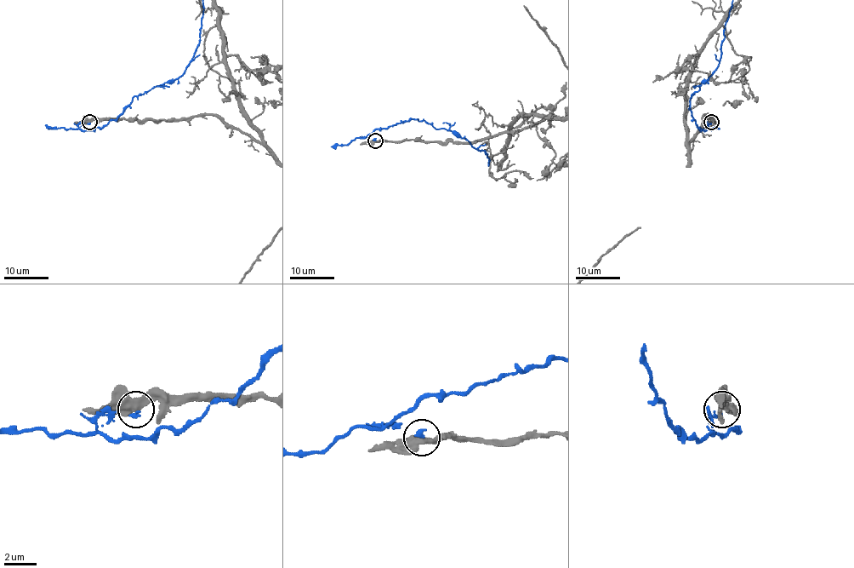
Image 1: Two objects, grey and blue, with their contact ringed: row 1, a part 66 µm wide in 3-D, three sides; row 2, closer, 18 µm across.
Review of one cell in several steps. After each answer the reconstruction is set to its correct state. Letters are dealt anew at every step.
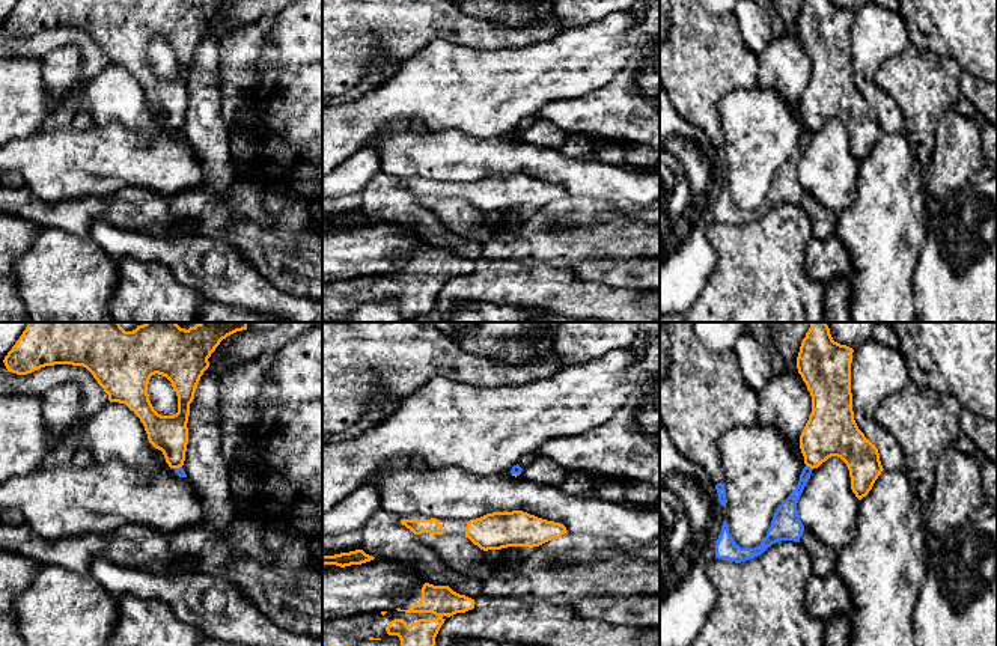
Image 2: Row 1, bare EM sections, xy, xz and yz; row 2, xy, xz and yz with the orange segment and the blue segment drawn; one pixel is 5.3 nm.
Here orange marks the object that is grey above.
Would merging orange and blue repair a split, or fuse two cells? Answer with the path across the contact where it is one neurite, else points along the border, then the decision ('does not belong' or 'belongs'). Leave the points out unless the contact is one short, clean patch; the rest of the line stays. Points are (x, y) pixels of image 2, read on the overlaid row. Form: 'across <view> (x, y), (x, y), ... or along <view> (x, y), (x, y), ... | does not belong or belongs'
along yz (806, 464), (812, 469) | does not belong

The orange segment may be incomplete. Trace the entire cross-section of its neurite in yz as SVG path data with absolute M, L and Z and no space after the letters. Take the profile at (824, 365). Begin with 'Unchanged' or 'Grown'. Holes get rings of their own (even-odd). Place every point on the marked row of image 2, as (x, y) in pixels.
Unchanged. M812 322L801 342L797 369L812 396L812 413L800 435L807 467L840 458L858 500L884 470L880 453L858 429L852 411L851 363L854 349L833 340L825 322Z

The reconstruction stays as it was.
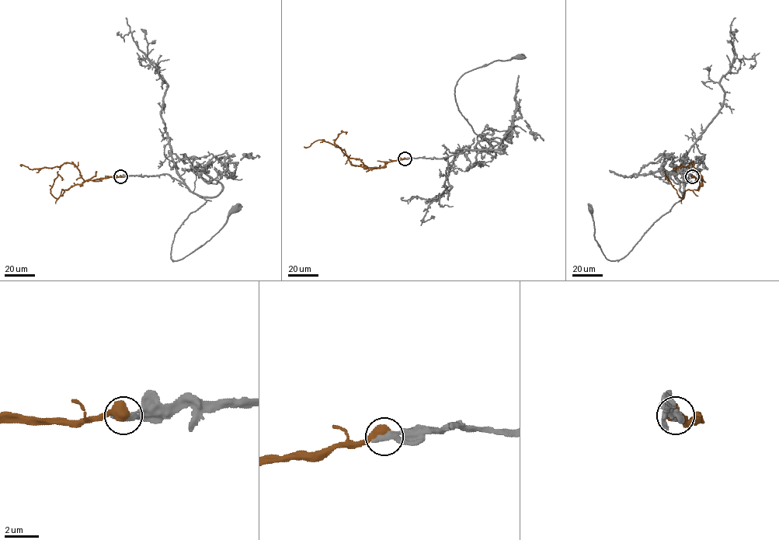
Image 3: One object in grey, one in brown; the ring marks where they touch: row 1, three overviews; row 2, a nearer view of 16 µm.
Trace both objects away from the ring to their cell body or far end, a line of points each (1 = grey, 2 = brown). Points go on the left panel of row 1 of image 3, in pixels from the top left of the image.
1: (120, 176), (168, 174), (206, 200), (175, 233), (170, 253), (173, 260), (185, 257), (210, 239), (235, 209)
2: (120, 176), (85, 180), (76, 166), (69, 162), (59, 166), (33, 169), (20, 165)

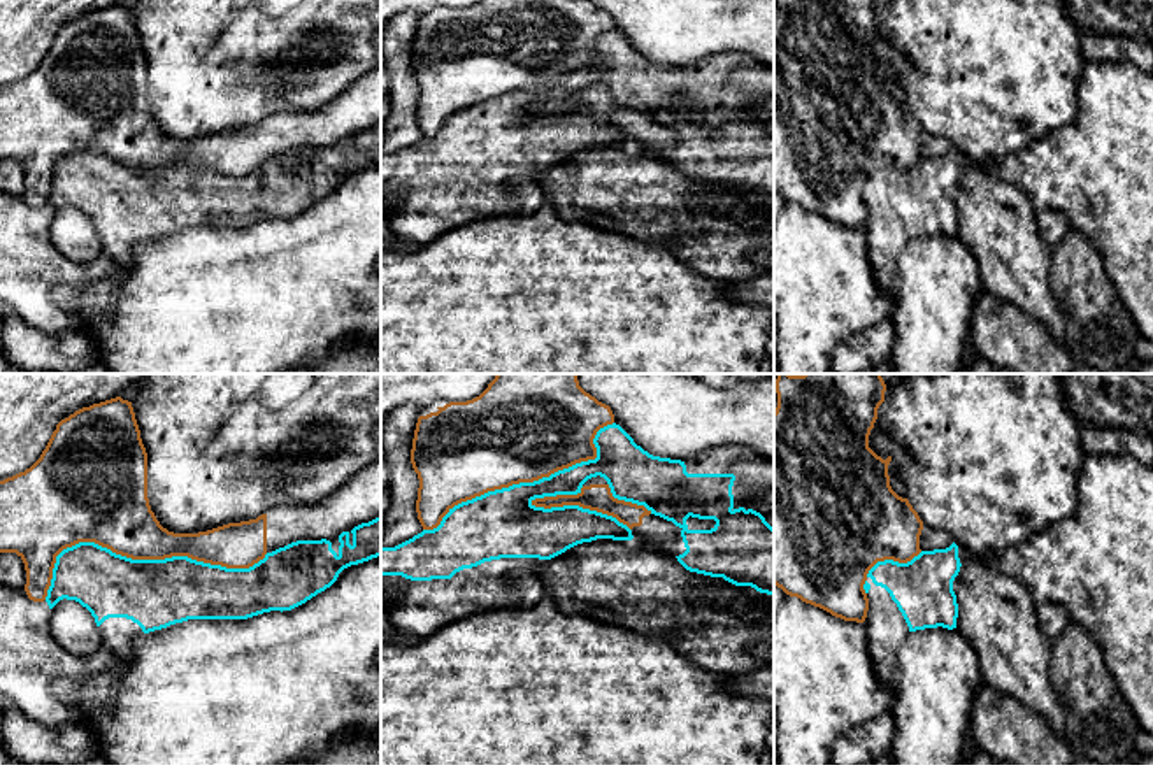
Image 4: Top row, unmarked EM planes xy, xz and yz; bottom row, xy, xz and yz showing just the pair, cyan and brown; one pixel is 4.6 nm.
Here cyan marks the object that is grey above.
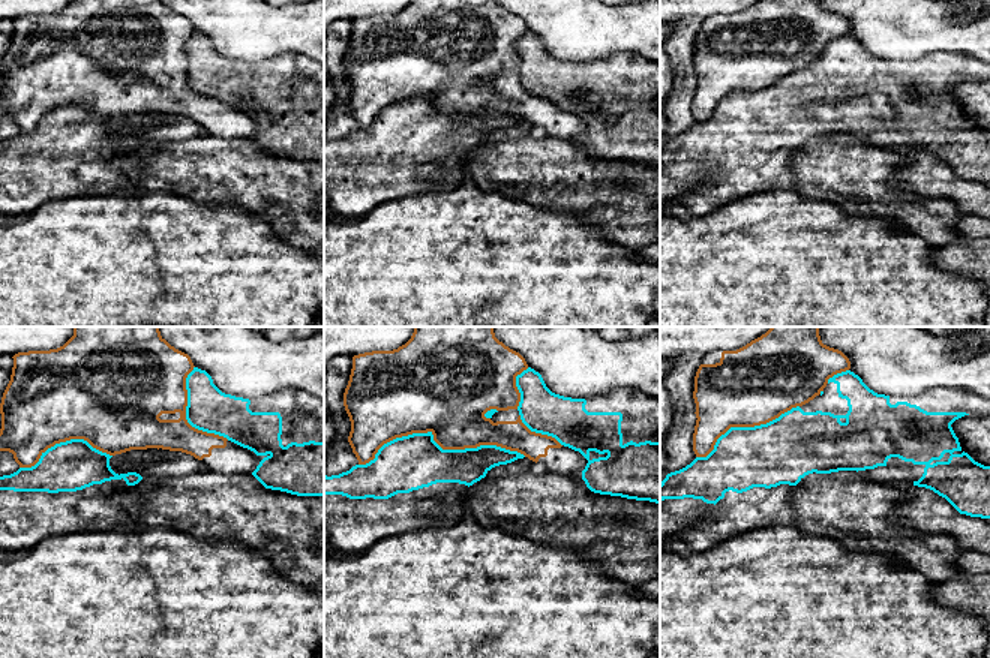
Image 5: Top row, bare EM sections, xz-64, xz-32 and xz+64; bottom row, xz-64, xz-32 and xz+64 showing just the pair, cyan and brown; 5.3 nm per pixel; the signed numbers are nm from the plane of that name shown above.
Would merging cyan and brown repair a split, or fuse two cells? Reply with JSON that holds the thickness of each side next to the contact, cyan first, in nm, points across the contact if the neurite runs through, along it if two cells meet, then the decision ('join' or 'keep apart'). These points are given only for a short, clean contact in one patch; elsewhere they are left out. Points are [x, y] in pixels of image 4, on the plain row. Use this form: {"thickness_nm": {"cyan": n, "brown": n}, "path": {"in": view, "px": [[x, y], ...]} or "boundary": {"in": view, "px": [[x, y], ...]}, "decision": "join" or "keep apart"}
{"thickness_nm": {"cyan": 320, "brown": 320}, "decision": "keep apart"}

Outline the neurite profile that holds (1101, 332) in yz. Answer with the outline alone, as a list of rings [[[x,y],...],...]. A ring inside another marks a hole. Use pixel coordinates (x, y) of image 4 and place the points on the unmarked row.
[[[1071,228],[1051,254],[1049,286],[1067,316],[1065,349],[1072,363],[1104,372],[1137,367],[1141,333],[1093,240]]]

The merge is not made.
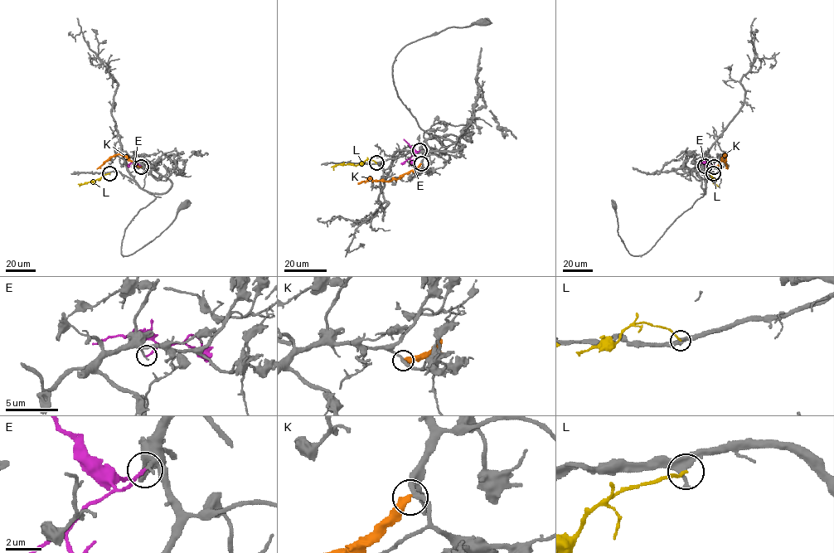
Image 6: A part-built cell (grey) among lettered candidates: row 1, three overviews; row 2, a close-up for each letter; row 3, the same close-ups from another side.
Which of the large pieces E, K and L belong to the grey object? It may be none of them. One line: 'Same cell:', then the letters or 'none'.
Same cell: E

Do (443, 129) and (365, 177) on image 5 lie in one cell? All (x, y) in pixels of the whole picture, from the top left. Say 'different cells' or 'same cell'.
same cell

